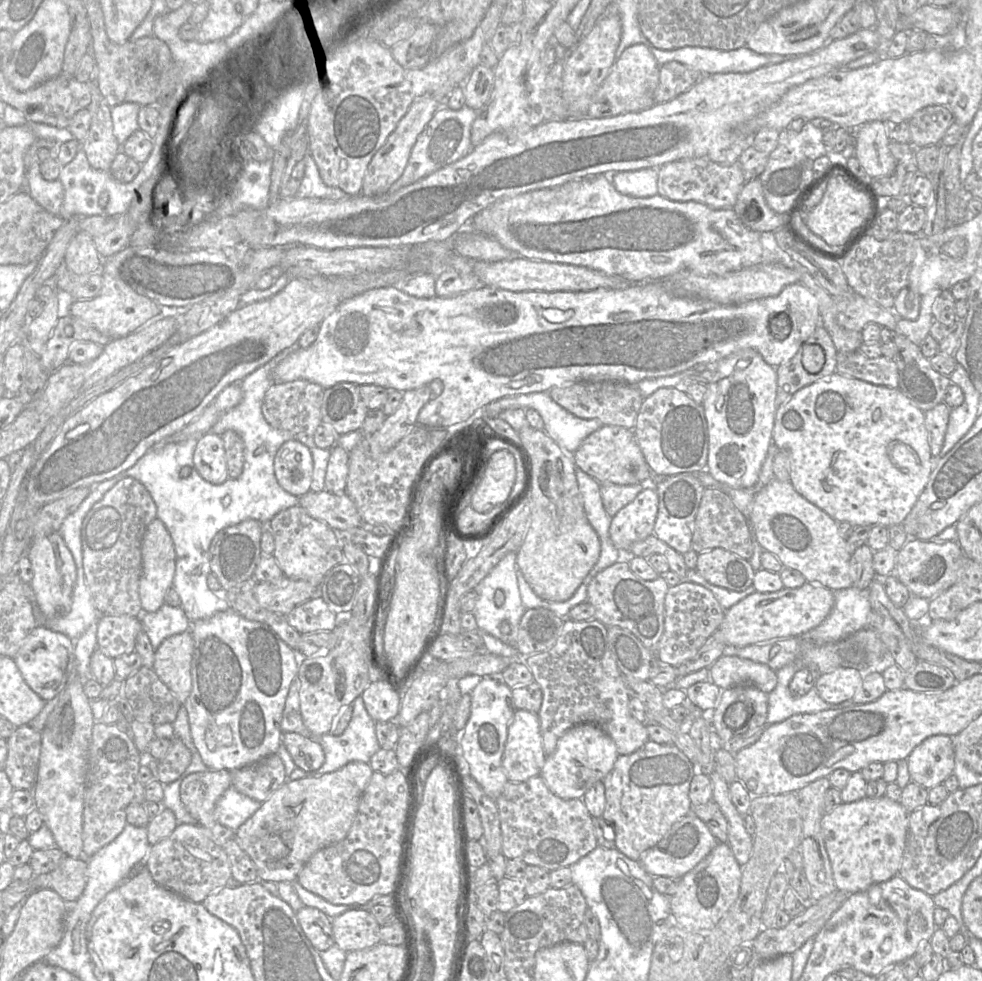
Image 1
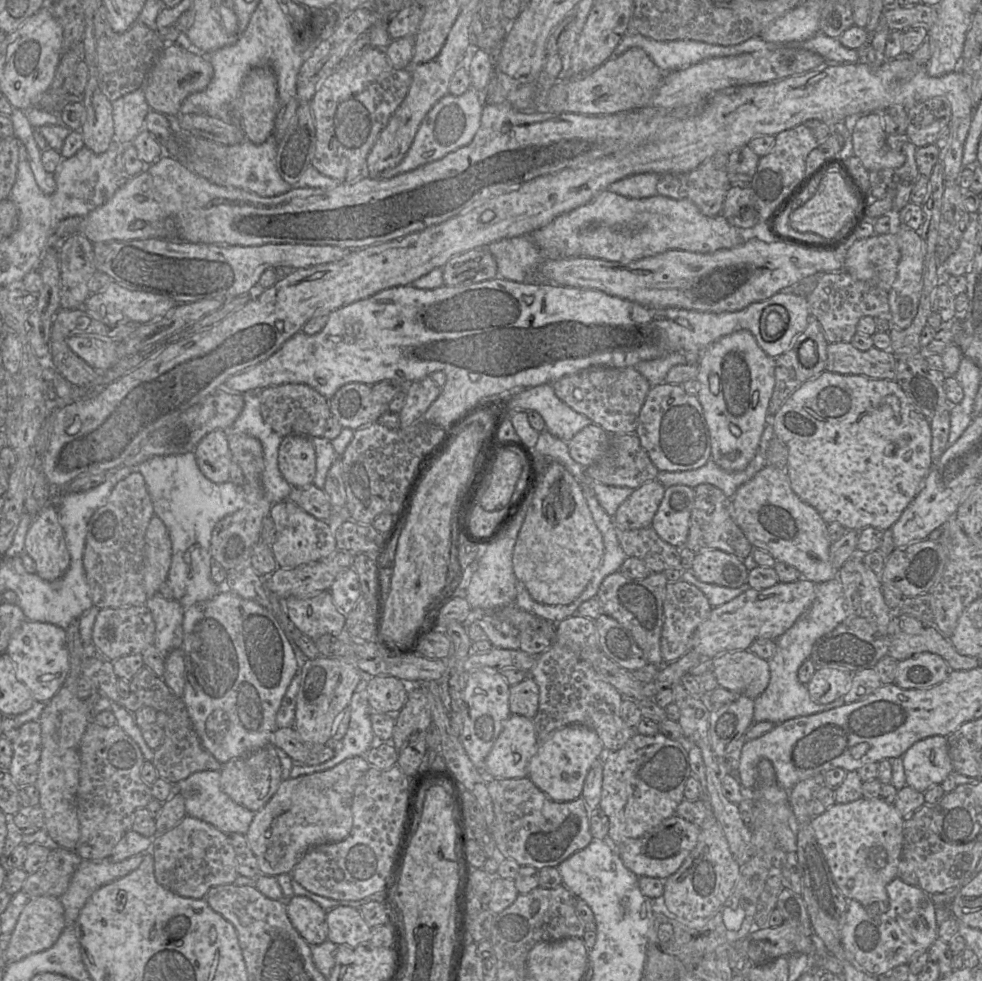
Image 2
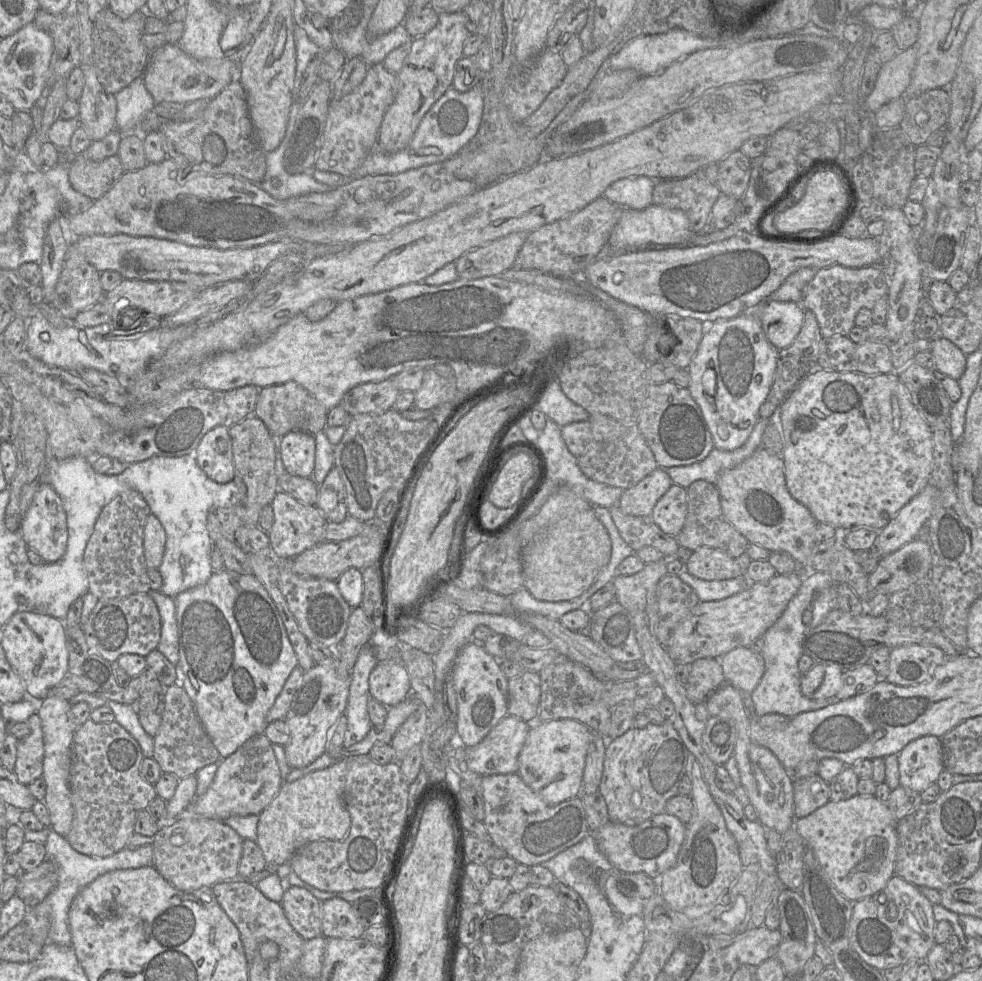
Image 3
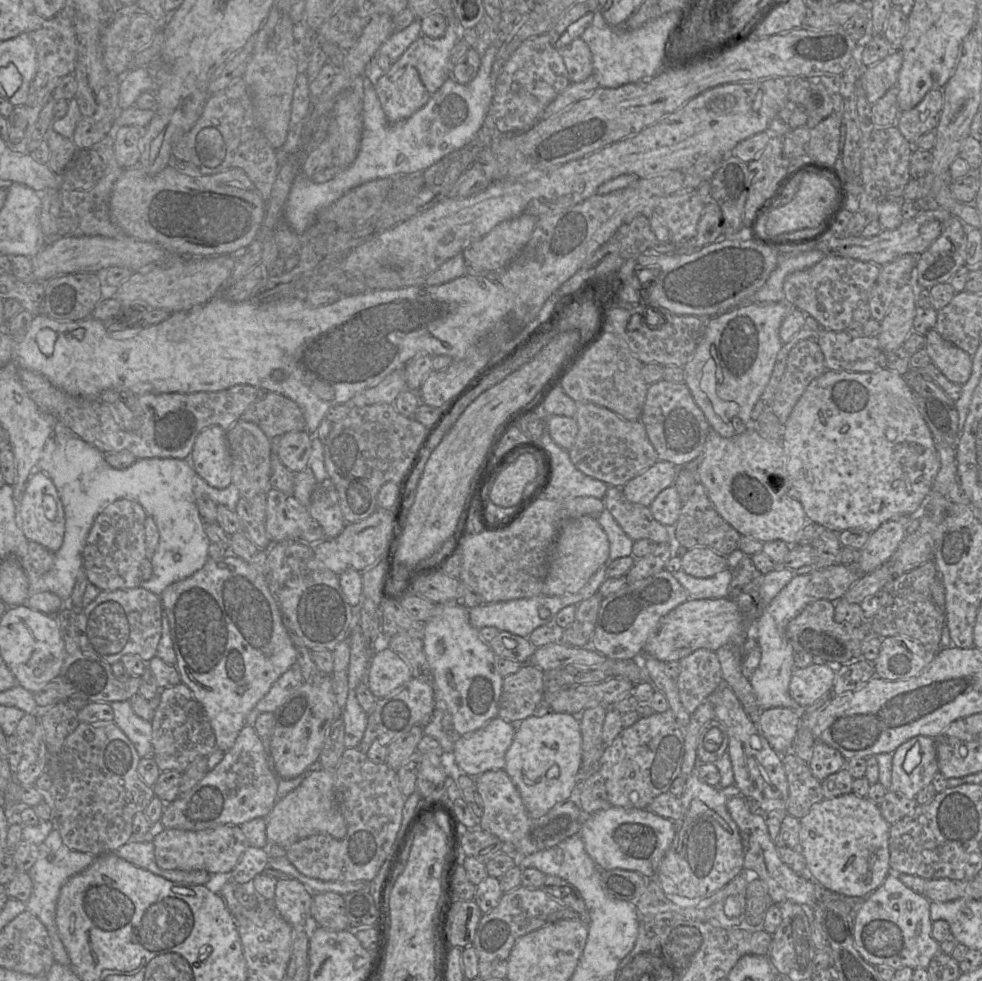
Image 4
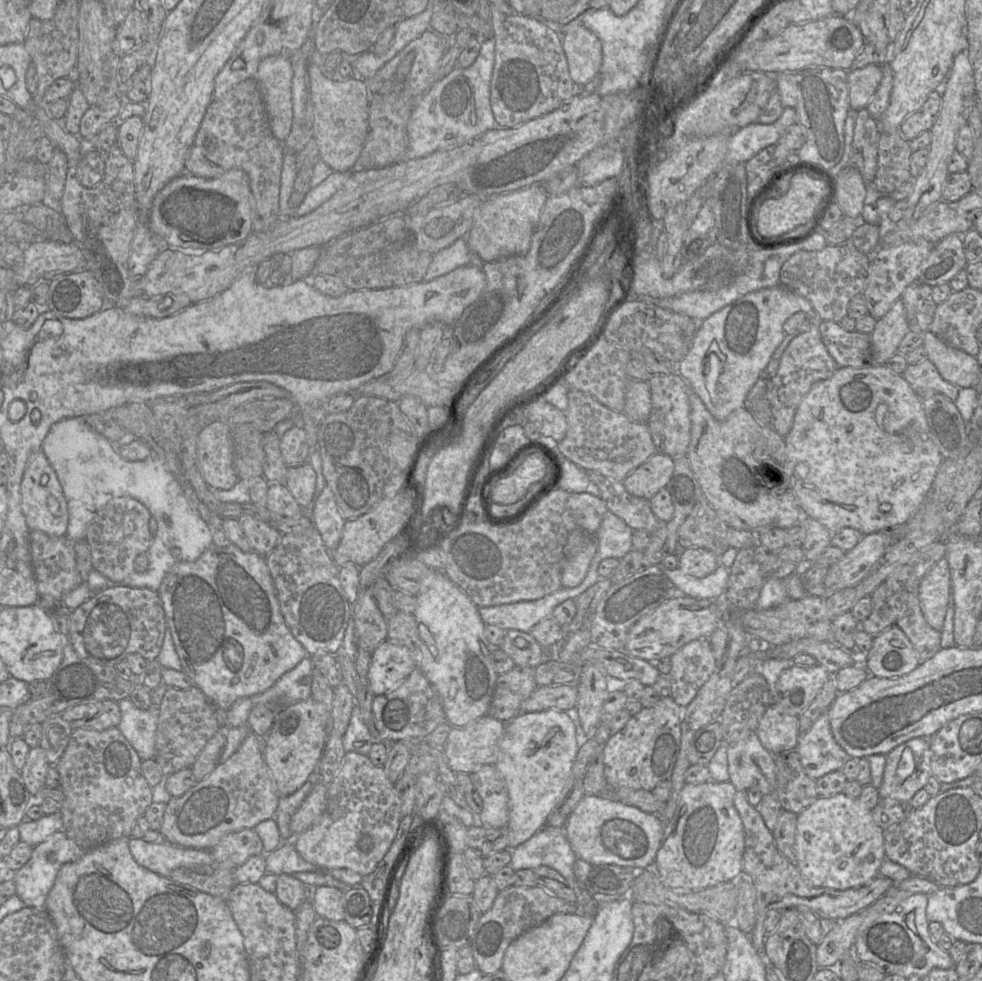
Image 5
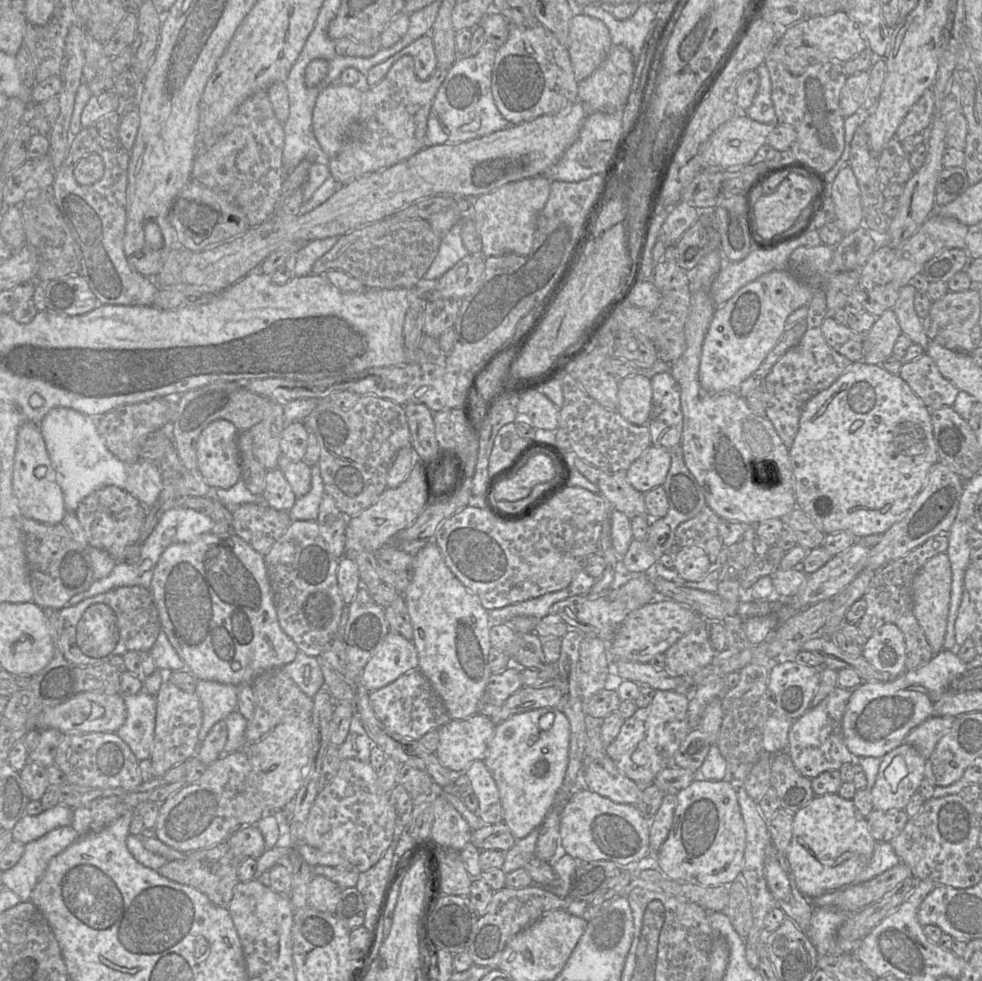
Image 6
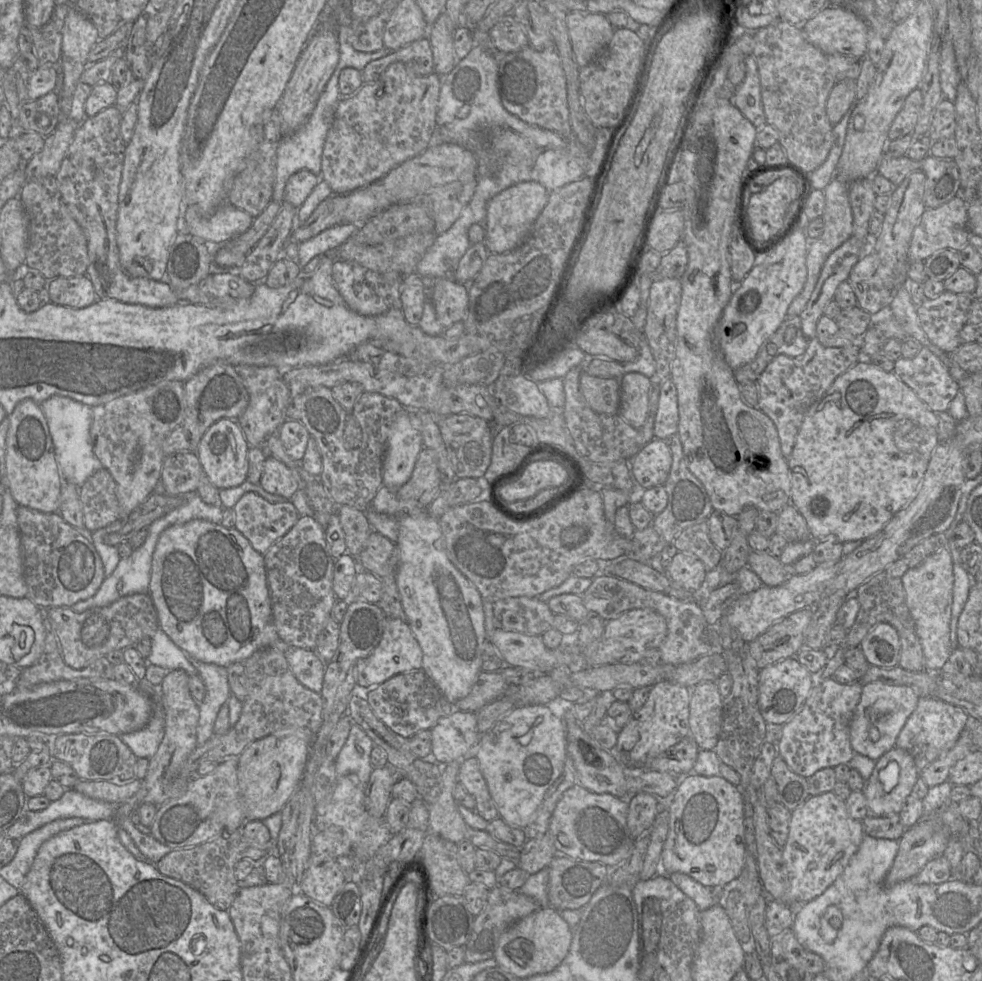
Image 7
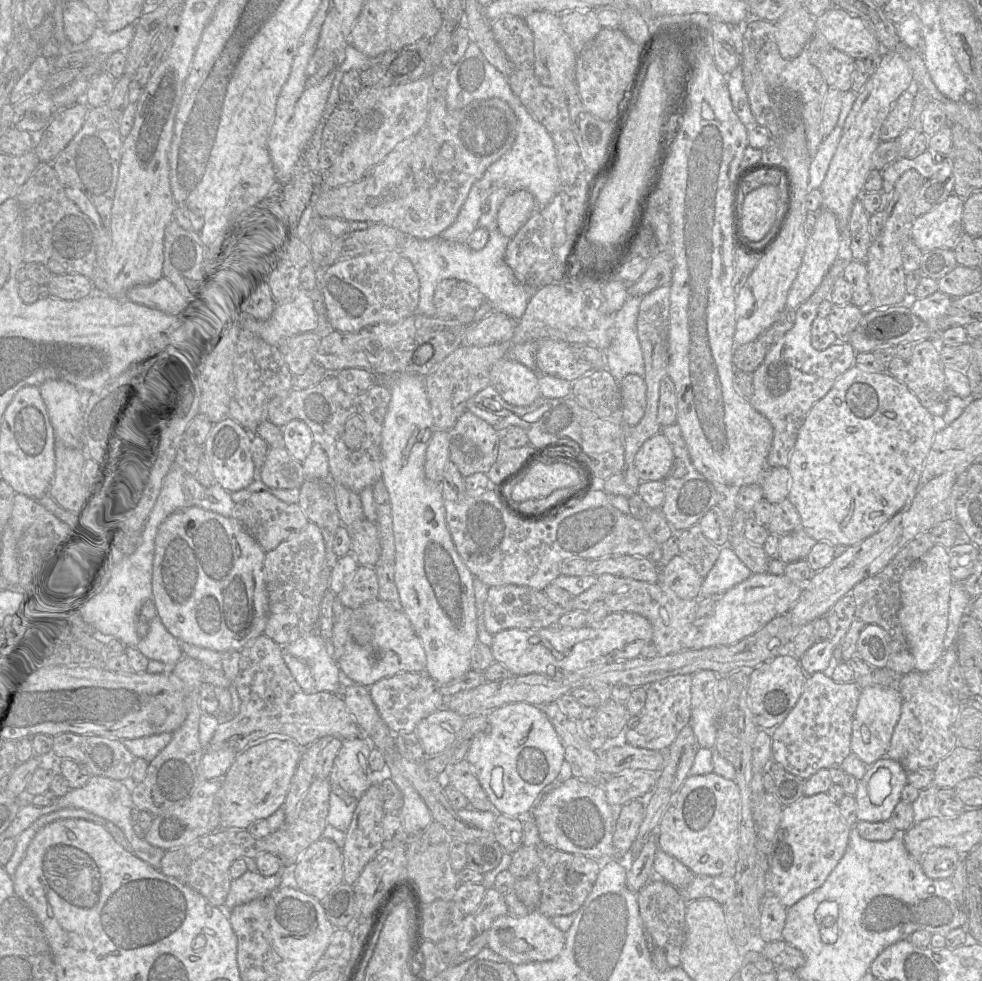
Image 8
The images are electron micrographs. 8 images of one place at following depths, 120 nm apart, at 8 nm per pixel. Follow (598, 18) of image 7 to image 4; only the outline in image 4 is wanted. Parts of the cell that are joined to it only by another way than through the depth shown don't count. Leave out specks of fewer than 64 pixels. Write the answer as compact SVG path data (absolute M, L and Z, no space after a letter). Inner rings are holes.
M581 37L558 51L563 58L570 83L582 82L593 75L592 54Z

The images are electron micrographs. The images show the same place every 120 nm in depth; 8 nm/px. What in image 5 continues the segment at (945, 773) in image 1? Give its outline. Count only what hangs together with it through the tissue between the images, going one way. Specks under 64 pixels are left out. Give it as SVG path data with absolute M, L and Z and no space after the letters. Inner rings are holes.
M910 739L886 755L879 796L885 800L909 802L931 775L930 739Z

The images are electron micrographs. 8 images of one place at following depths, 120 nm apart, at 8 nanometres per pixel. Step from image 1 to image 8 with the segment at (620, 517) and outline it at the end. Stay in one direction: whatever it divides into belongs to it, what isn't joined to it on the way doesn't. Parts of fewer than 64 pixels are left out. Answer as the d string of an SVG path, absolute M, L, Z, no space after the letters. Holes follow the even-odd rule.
M659 432L646 440L634 459L640 482L663 481L673 466L673 449L667 438Z

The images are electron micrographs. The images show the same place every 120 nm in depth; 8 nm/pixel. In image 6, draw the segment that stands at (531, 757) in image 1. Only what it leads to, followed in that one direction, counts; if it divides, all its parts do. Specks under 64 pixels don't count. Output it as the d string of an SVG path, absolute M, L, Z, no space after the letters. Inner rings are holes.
M478 713L462 720L450 719L439 729L435 754L453 773L465 773L474 761L485 759L495 728L489 717Z

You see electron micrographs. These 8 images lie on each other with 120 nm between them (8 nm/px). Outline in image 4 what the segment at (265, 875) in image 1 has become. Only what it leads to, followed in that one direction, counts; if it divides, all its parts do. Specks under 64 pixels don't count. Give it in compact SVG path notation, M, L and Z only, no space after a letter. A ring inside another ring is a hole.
M334 770L312 772L297 788L278 799L264 819L268 845L278 845L286 852L293 843L316 834L329 834L335 839L343 839L347 825L335 797Z

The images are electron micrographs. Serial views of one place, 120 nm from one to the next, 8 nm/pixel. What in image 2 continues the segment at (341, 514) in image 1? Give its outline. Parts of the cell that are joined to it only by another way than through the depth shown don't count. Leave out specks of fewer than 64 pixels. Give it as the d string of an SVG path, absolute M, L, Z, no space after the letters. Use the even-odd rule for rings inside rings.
M313 483L291 487L288 499L319 520L330 520L334 514L334 508L324 489L316 487Z

